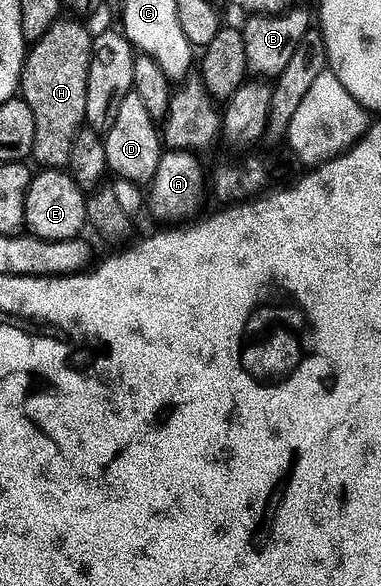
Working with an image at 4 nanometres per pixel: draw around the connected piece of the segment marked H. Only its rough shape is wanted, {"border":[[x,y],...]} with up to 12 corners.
{"border":[[59,18],[27,50],[33,162],[69,168],[95,36]]}

